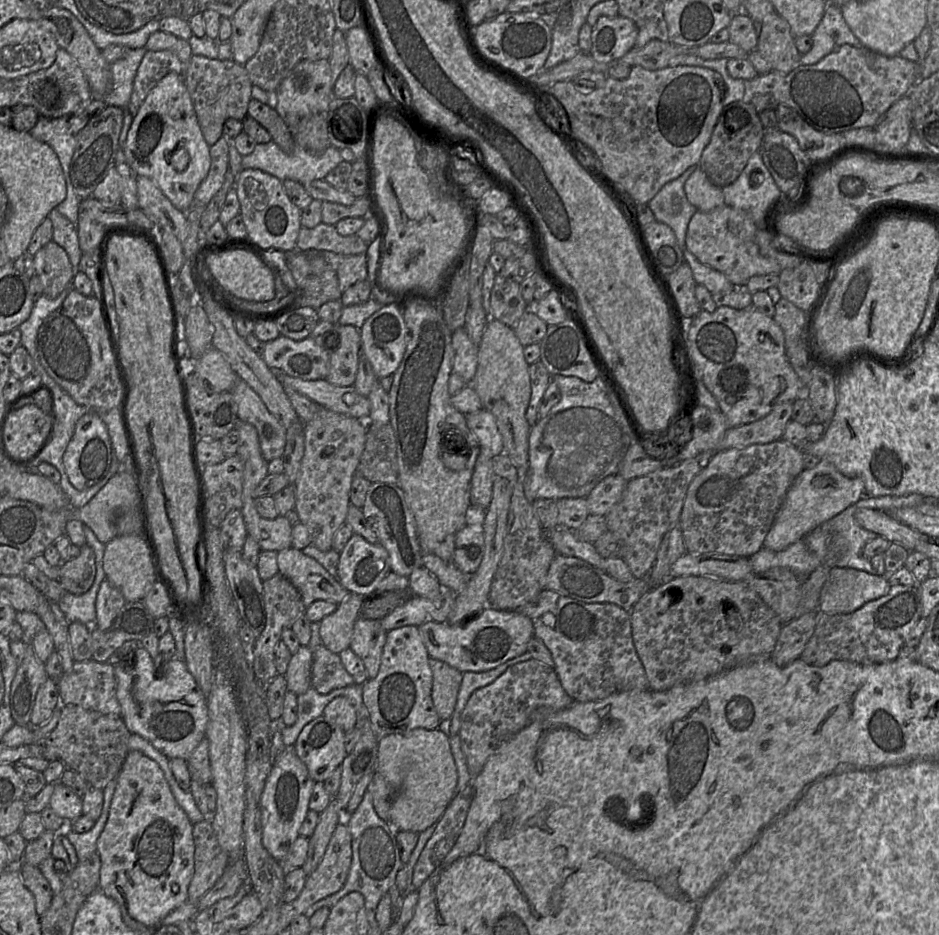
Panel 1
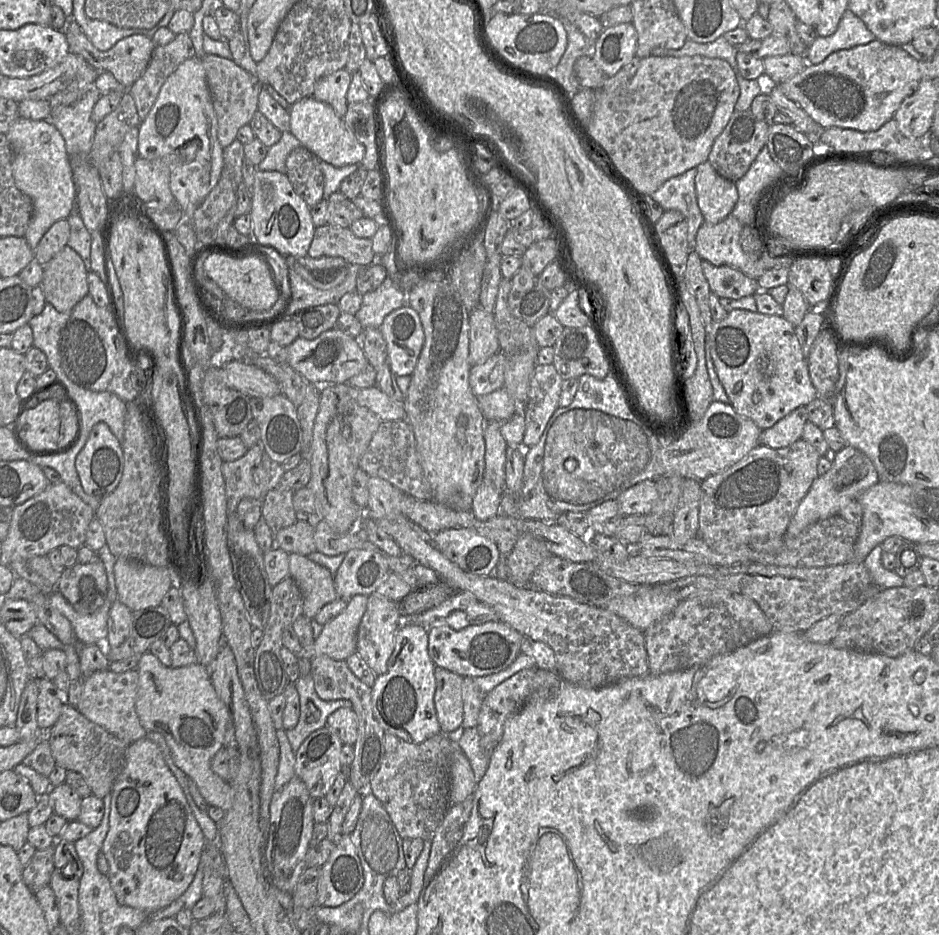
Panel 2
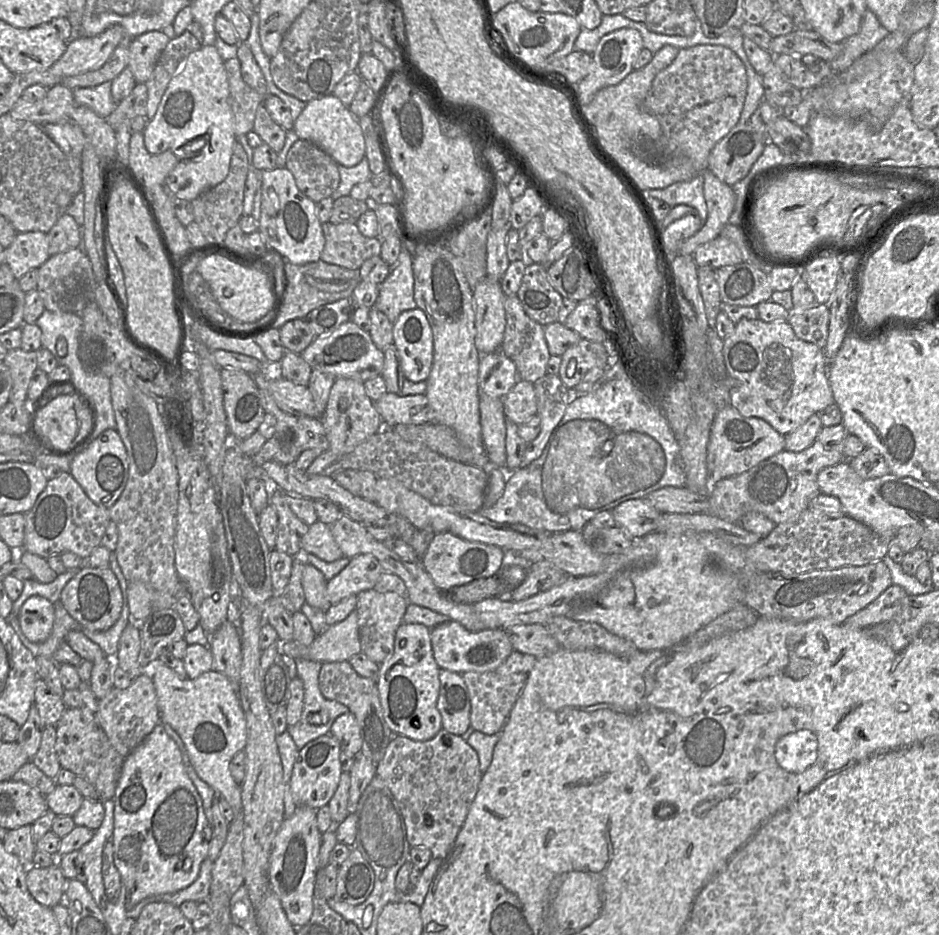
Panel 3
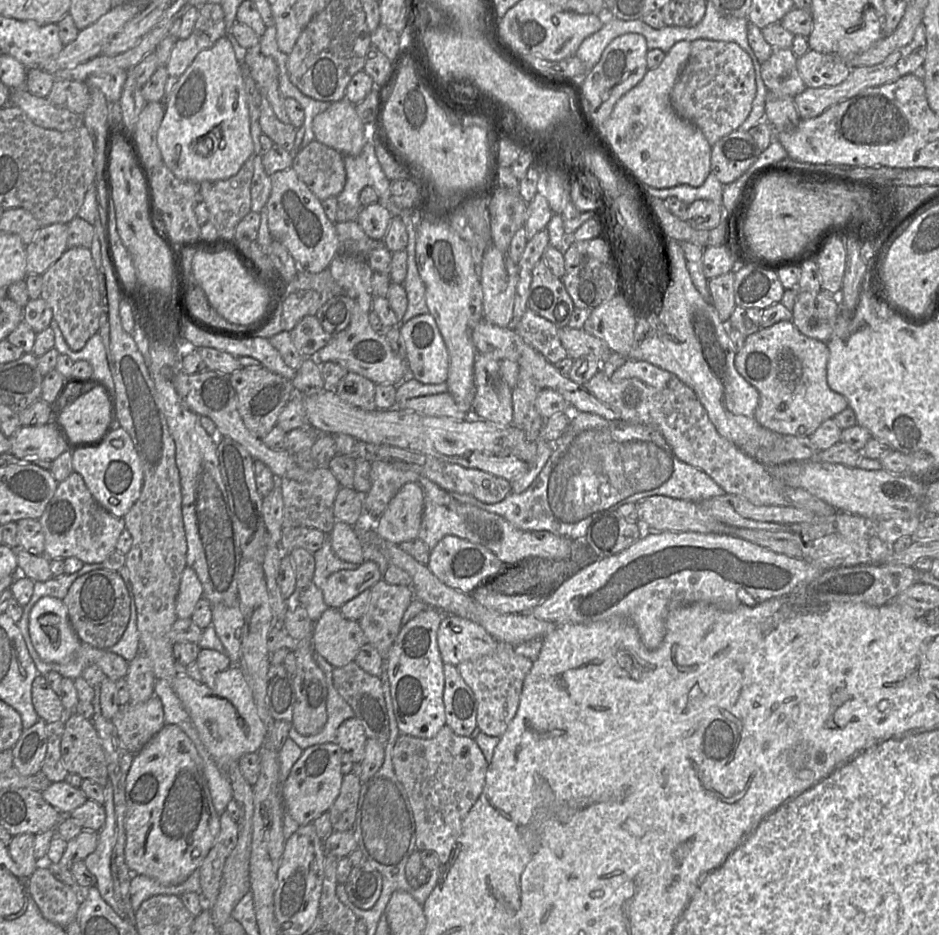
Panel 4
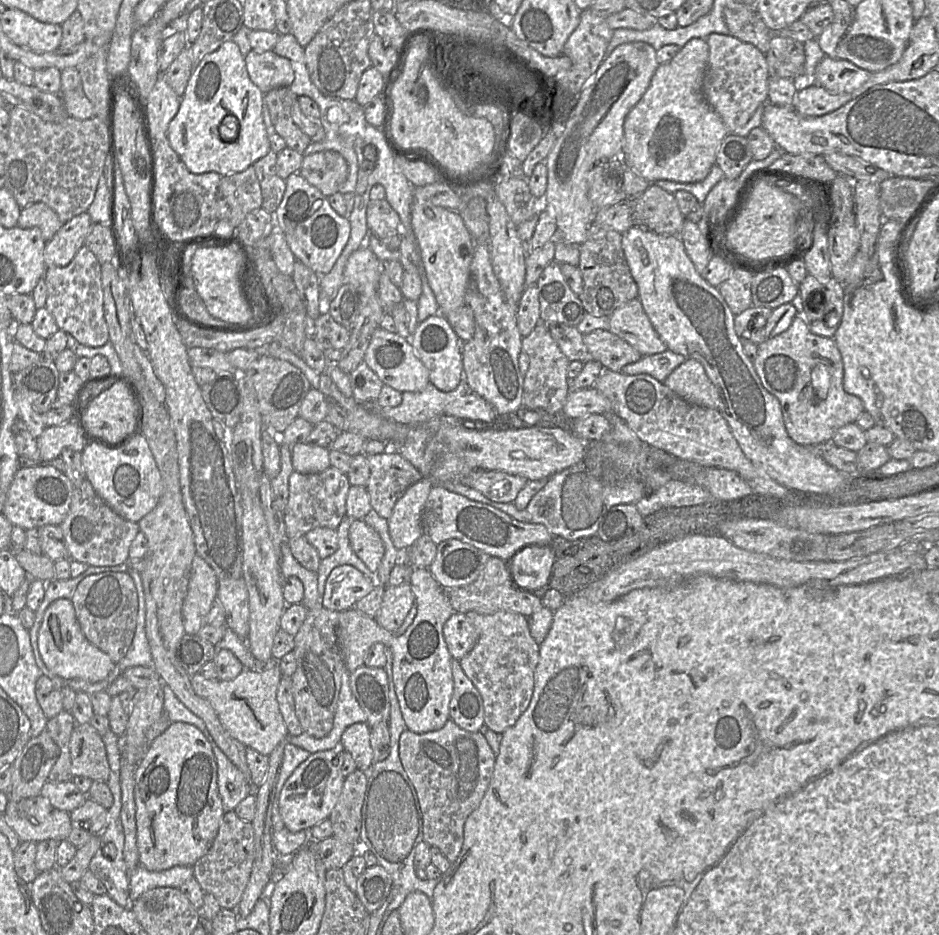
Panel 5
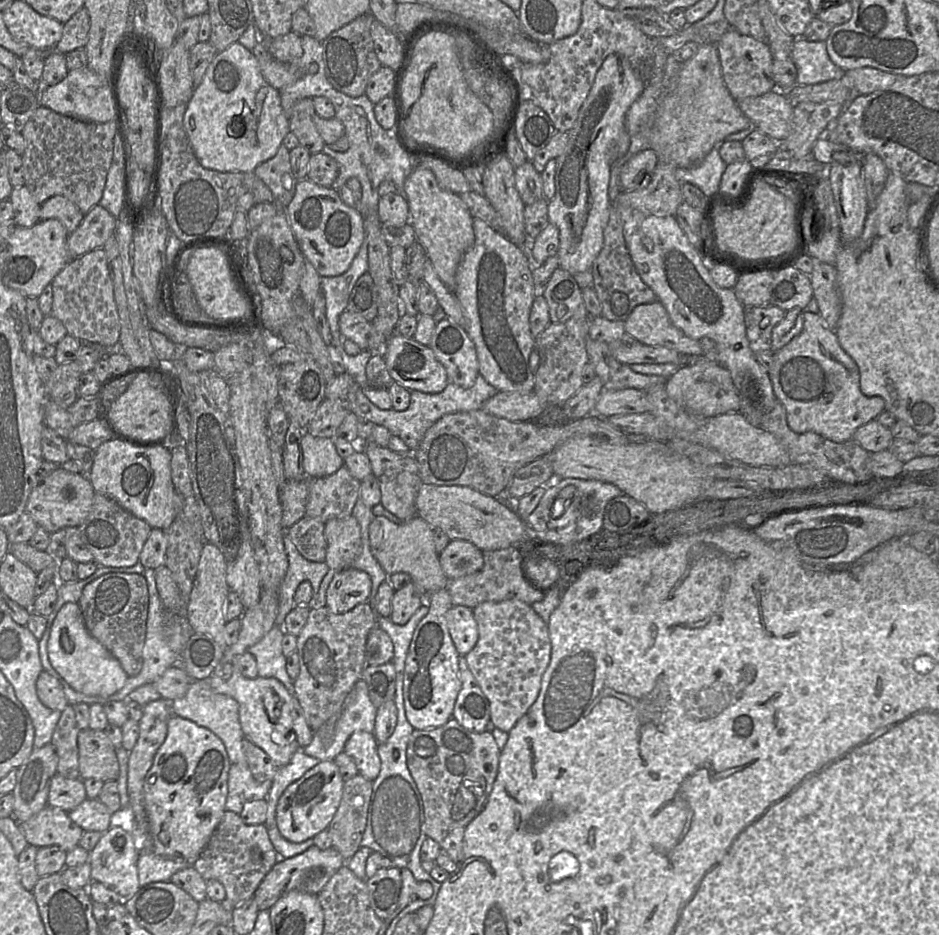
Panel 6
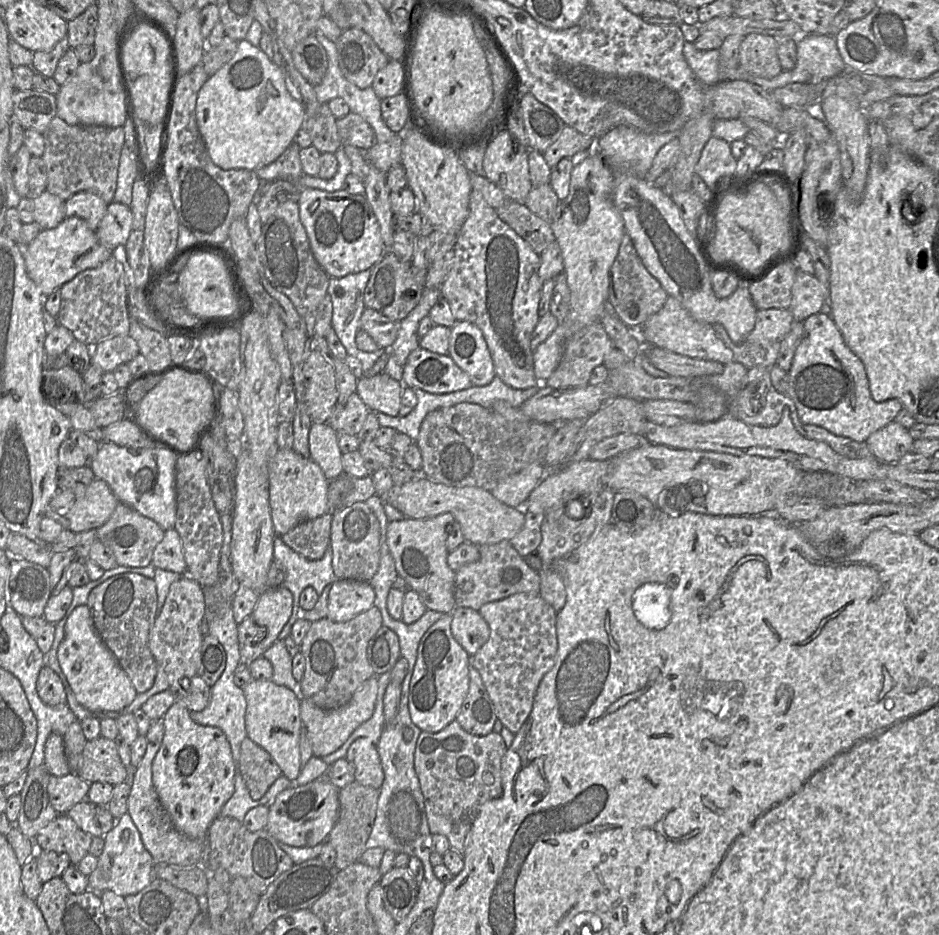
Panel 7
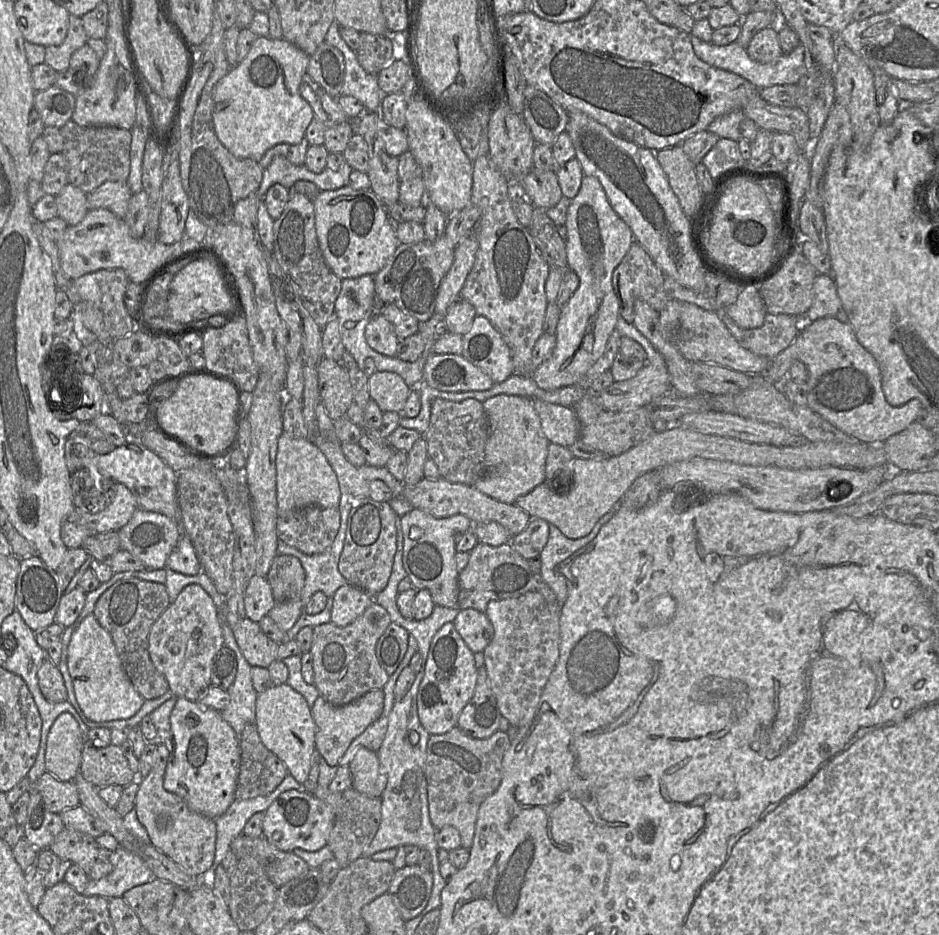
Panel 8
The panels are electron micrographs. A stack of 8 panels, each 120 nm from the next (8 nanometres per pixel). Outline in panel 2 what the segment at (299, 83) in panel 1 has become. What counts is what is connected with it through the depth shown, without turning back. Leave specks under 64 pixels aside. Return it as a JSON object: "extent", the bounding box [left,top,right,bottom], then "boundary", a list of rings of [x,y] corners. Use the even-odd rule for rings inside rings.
{"extent":[312,69,352,118],"boundary":[[[340,69],[322,77],[315,84],[312,97],[329,104],[341,118],[346,113],[347,91],[351,83],[352,74],[346,69]]]}

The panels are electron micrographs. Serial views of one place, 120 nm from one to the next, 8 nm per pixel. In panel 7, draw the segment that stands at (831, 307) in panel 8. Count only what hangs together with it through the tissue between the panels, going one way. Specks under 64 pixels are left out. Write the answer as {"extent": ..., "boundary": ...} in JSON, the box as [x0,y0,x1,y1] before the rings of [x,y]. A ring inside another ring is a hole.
{"extent":[789,270,828,322],"boundary":[[[797,270],[789,311],[795,321],[804,322],[828,304],[828,289],[814,276]]]}

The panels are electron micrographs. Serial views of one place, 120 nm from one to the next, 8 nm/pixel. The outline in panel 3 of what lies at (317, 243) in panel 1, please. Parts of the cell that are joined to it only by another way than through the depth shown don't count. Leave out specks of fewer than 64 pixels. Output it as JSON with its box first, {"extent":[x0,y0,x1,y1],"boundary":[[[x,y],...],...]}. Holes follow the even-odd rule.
{"extent":[320,223,382,270],"boundary":[[[322,223],[325,245],[320,260],[359,270],[365,260],[380,256],[382,240],[363,236],[353,223]]]}

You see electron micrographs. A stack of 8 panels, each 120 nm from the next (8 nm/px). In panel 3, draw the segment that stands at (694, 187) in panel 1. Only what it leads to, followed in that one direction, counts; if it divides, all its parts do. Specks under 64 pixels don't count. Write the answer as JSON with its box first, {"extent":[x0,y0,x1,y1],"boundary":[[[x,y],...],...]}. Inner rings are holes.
{"extent":[680,168,736,255],"boundary":[[[708,168],[703,171],[703,178],[707,220],[695,235],[681,244],[680,255],[693,254],[699,246],[719,236],[723,227],[729,223],[735,206],[736,196],[732,186],[722,182]]]}

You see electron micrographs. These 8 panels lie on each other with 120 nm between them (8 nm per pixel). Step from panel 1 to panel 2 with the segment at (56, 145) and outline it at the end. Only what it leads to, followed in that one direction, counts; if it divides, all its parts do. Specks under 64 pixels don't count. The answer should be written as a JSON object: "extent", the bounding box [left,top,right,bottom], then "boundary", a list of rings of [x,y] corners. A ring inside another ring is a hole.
{"extent":[48,88,101,157],"boundary":[[[92,88],[76,103],[51,109],[48,121],[63,136],[69,157],[90,153],[97,124],[91,119],[91,114],[101,96],[97,89]]]}

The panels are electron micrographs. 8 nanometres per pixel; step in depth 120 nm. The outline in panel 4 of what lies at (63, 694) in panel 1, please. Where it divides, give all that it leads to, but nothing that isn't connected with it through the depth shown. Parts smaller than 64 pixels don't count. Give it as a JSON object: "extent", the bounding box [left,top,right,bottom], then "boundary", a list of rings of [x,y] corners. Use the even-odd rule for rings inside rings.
{"extent":[111,694,165,754],"boundary":[[[154,694],[144,702],[121,705],[111,722],[121,744],[136,754],[165,725],[162,702]]]}

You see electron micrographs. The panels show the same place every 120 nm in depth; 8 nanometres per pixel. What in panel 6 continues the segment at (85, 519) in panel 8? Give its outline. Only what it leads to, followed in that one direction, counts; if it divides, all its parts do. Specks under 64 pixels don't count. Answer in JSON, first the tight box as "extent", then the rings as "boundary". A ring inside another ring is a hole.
{"extent":[26,468,96,533],"boundary":[[[59,468],[43,477],[32,490],[26,505],[26,513],[35,523],[49,533],[66,527],[78,527],[87,518],[96,491],[86,475]]]}

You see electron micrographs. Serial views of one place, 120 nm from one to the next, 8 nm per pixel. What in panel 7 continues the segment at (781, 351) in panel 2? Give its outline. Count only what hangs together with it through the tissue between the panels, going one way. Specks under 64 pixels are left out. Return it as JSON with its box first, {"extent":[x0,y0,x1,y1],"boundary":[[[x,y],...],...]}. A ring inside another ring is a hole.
{"extent":[786,312,903,442],"boundary":[[[819,312],[806,318],[803,329],[805,335],[796,347],[791,367],[787,372],[789,386],[786,394],[794,402],[801,422],[822,427],[837,436],[857,442],[865,442],[872,433],[893,422],[903,409],[902,403],[898,399],[883,402],[873,400],[862,361],[846,345],[828,312]]]}

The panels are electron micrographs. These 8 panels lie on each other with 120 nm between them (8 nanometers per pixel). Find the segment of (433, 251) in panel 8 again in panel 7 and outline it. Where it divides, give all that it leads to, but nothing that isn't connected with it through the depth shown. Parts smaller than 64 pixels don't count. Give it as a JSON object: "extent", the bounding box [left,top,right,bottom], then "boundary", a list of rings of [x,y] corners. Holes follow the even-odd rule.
{"extent":[363,252,427,321],"boundary":[[[388,252],[371,269],[363,294],[365,308],[376,310],[393,321],[401,321],[418,305],[426,288],[427,270],[415,268],[411,261],[402,261],[393,252]]]}

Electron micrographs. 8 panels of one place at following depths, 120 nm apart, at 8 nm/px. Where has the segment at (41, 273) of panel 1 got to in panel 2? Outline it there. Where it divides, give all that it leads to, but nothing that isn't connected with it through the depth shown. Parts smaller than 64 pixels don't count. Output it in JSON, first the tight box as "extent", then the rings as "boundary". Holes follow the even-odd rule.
{"extent":[41,246,89,313],"boundary":[[[65,246],[43,266],[41,287],[46,302],[50,303],[58,312],[69,313],[79,301],[89,295],[87,275],[88,271],[81,257],[74,249]]]}

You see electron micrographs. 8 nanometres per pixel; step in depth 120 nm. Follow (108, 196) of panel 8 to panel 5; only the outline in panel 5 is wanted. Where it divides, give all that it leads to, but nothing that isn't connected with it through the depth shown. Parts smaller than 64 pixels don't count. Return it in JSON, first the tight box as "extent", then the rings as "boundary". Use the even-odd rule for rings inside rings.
{"extent":[17,202,63,241],"boundary":[[[41,202],[22,208],[17,223],[19,228],[39,228],[46,241],[50,240],[63,225],[57,213]]]}

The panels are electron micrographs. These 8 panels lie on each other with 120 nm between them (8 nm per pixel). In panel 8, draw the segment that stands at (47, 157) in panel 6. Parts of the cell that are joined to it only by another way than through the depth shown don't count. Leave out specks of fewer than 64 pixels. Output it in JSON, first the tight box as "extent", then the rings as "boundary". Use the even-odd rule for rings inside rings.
{"extent":[59,120,131,193],"boundary":[[[70,120],[59,131],[64,138],[60,152],[65,157],[68,183],[90,193],[107,181],[127,181],[130,173],[131,131],[109,126],[82,127]]]}

